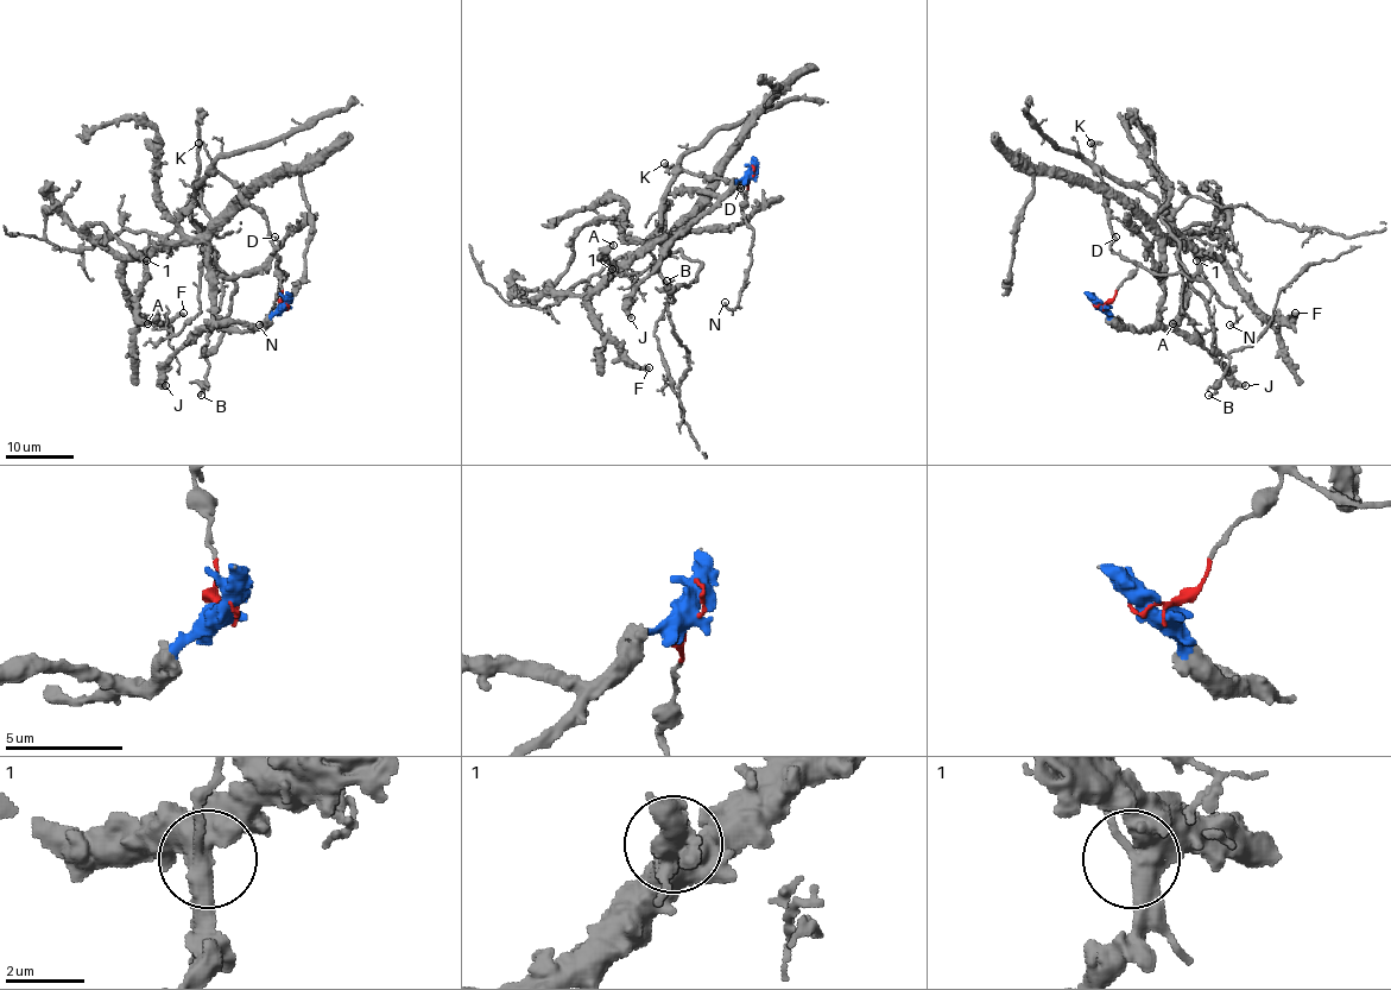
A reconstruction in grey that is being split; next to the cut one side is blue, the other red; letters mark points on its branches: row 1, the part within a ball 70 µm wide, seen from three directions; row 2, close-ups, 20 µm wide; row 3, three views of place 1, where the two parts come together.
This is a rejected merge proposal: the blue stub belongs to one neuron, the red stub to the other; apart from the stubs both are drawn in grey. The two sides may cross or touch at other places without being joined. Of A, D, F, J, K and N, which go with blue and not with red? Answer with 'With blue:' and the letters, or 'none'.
With blue: A, F, J

